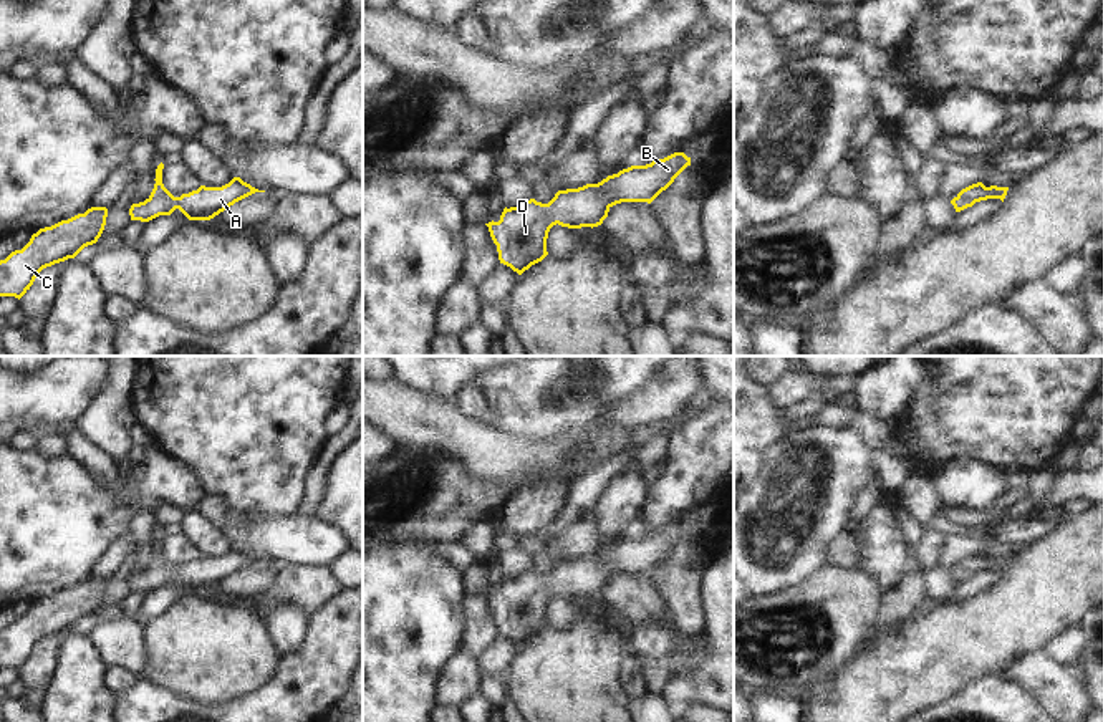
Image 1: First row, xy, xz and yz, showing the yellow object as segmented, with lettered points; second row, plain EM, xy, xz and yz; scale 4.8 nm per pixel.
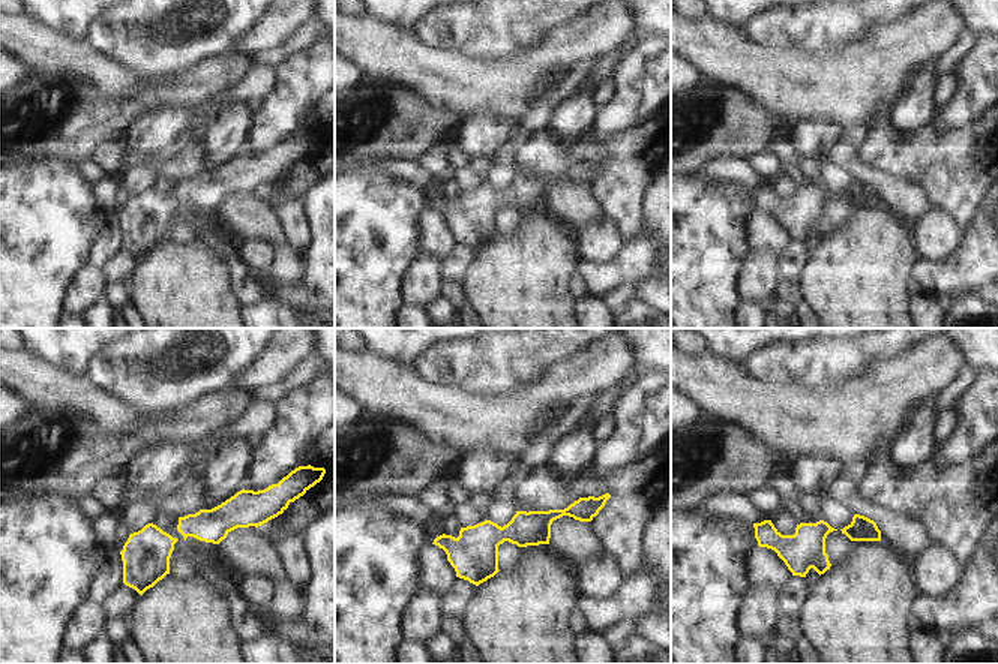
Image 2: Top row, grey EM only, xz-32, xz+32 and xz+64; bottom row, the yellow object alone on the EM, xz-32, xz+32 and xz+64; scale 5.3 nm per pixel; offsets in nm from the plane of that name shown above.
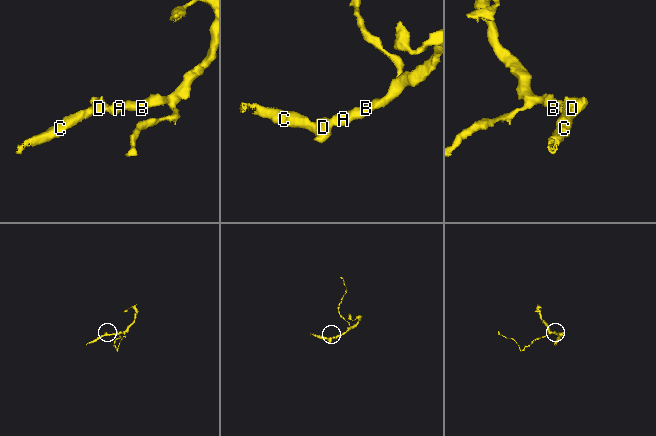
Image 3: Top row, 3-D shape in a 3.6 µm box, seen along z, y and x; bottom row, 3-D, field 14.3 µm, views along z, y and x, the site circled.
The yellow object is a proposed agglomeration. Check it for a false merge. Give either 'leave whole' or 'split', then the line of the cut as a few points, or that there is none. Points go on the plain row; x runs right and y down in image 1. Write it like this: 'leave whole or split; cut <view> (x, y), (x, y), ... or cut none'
leave whole; cut none

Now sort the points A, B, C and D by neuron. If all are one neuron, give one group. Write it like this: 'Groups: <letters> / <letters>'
Groups: A B C D

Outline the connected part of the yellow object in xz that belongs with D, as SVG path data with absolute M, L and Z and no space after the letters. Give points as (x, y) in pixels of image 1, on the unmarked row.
M674 523L646 537L623 540L598 555L558 561L548 575L530 570L517 578L505 578L499 593L485 594L500 634L522 646L548 626L547 609L553 596L593 599L603 594L616 575L651 575L687 537L691 528Z

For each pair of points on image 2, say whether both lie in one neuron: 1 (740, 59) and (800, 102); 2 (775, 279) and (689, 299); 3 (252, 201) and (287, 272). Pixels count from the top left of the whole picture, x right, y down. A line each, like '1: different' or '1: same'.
1: same
2: different
3: same

